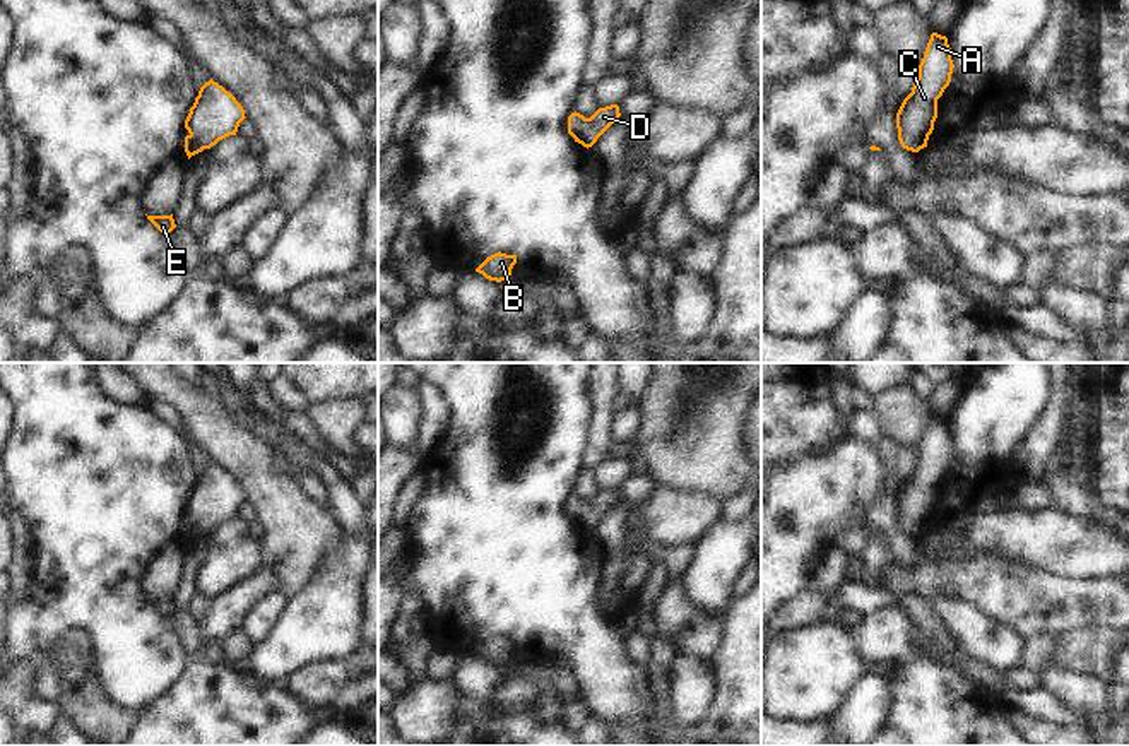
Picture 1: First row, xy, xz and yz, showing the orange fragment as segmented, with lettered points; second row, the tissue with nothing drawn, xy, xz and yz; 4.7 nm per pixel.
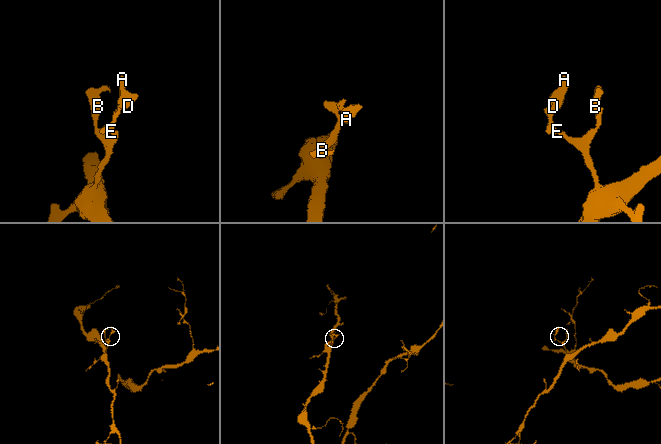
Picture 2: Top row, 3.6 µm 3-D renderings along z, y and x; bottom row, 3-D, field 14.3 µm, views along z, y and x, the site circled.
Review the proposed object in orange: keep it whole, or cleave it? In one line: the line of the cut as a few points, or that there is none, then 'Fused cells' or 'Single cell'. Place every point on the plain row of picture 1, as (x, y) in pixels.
No split. Single cell.

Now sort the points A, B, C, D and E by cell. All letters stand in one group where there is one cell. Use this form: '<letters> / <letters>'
A B C D E

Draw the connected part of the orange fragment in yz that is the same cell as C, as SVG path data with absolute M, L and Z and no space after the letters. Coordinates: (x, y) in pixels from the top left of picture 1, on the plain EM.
M932 416L912 476L896 496L898 524L903 532L919 536L927 530L937 501L937 483L949 469L953 452L948 421Z

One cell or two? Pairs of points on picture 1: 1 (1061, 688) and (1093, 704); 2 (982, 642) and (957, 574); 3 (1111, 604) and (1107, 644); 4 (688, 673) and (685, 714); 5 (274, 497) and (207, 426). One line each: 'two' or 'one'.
1: one
2: two
3: two
4: one
5: one

